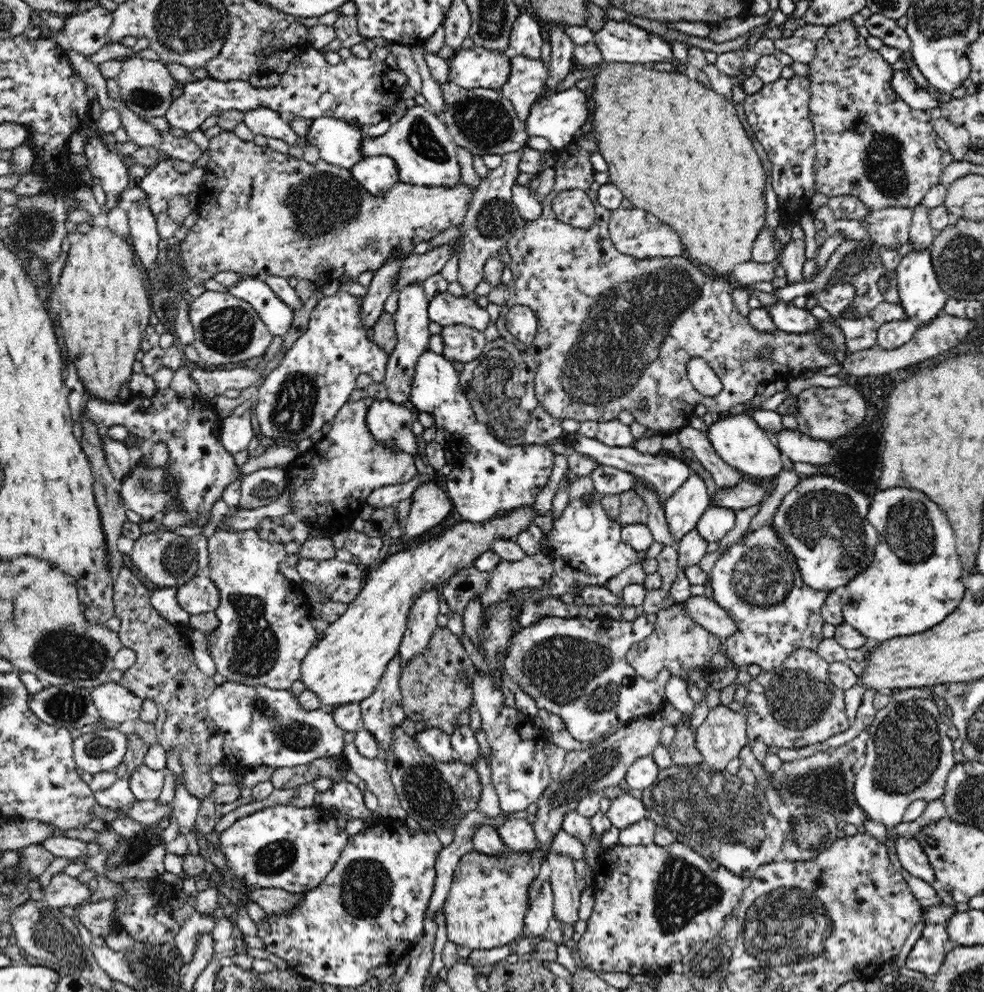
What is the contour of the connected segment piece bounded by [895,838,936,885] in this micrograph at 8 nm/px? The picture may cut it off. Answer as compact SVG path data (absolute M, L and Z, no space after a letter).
M899 838L895 841L895 846L904 869L912 876L936 885L934 869L916 839L912 838L908 841L906 838Z

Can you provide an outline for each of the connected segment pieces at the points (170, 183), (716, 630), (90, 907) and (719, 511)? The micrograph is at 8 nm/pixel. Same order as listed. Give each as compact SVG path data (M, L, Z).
M166 157L149 168L146 176L134 182L148 197L144 204L155 217L160 238L174 236L178 228L177 222L168 215L168 202L175 196L198 192L204 184L205 174L203 167L195 167L187 174L180 174L174 169L172 159Z
M705 595L694 596L685 604L688 615L711 635L719 636L724 640L738 632L736 621L732 619L728 611L724 611L720 604L714 601L714 598L707 598Z
M101 899L97 902L83 906L75 912L73 906L60 906L58 908L64 916L76 917L93 936L102 936L110 932L119 932L118 925L112 921L114 914L114 901L110 899Z
M713 504L702 513L696 529L706 542L718 543L734 528L735 522L736 510Z

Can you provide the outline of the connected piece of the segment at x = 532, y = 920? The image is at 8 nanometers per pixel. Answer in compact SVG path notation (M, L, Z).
M546 864L541 865L539 876L543 879L542 890L534 900L531 900L528 914L525 915L526 927L523 934L542 938L548 928L550 918L554 915L554 897L550 881L548 881L549 867Z

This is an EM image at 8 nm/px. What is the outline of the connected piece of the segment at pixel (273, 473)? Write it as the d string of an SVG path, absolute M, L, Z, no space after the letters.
M259 468L240 478L239 506L244 509L258 508L274 502L284 492L287 474L284 468Z

